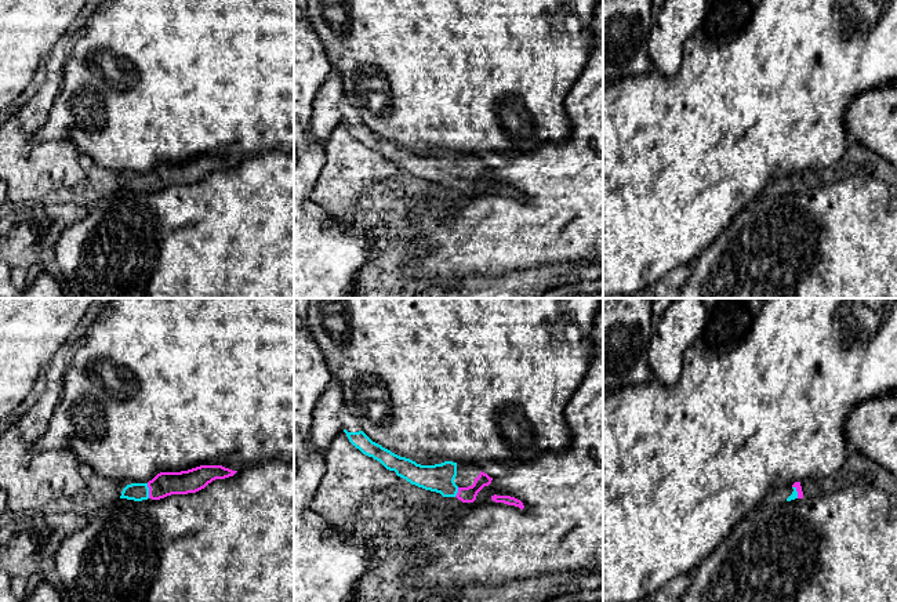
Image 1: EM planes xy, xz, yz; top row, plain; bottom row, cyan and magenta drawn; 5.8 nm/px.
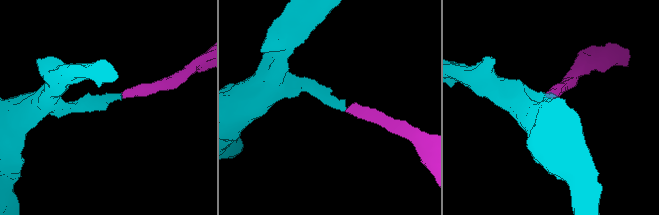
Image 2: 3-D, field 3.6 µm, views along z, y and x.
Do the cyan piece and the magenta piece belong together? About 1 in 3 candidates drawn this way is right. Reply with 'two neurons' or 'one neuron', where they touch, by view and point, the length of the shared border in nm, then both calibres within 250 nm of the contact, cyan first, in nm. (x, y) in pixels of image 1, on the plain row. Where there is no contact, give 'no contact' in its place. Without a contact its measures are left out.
one neuron; contact xy (148, 181); length 90 nm; calibres 110 and 140 nm

